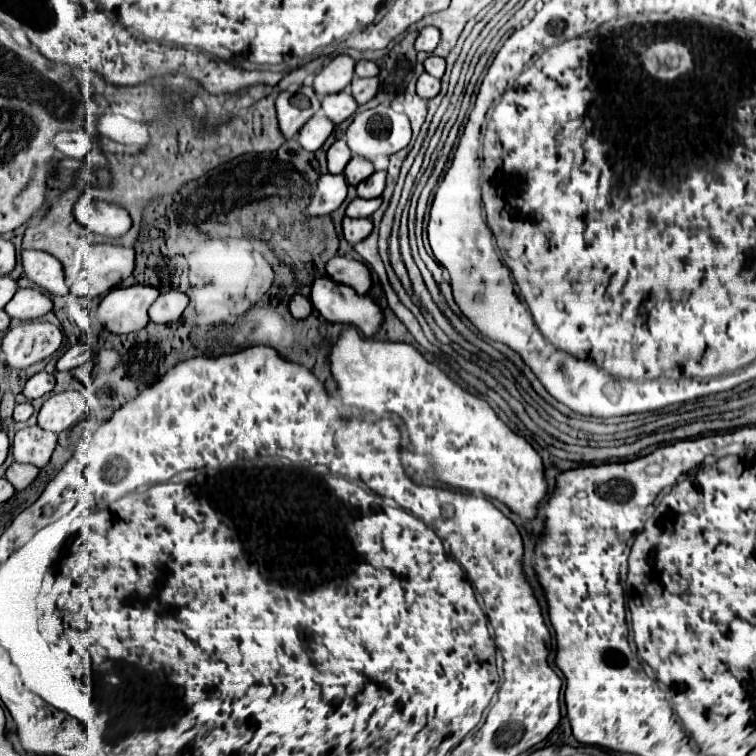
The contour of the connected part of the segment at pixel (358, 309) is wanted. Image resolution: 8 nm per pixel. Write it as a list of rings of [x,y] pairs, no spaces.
[[[317,276],[311,286],[311,304],[329,322],[361,328],[365,336],[373,336],[383,322],[381,308],[369,294],[361,296],[345,284],[337,284],[327,276]]]

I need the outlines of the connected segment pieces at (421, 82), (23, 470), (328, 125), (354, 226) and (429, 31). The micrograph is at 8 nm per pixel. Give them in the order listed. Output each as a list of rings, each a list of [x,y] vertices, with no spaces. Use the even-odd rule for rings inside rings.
[[[421,74],[419,80],[417,80],[417,94],[425,100],[431,100],[433,96],[437,96],[439,84],[441,84],[441,80],[433,80],[433,76]]]
[[[13,462],[7,472],[5,472],[5,478],[15,486],[15,490],[23,490],[27,488],[39,474],[39,468],[33,466],[33,464],[19,464],[19,462]]]
[[[317,112],[305,124],[305,128],[301,128],[297,140],[299,140],[303,150],[317,152],[323,146],[323,142],[331,136],[331,132],[333,132],[333,122],[329,122],[329,118],[323,112]]]
[[[345,216],[343,218],[343,236],[345,236],[345,240],[349,242],[349,244],[357,244],[357,242],[361,242],[363,238],[367,238],[369,236],[369,232],[373,230],[373,222],[371,222],[371,218],[365,218],[365,220],[361,220],[361,218],[349,218],[349,216]]]
[[[423,28],[421,30],[421,34],[417,36],[417,40],[415,40],[415,50],[417,52],[433,52],[435,50],[435,46],[439,44],[439,32],[437,32],[437,28]]]

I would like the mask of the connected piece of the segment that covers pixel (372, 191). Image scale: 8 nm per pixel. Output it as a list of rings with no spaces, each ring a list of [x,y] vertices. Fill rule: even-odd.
[[[373,172],[373,176],[357,184],[357,196],[359,198],[379,198],[385,188],[385,176],[387,172]]]

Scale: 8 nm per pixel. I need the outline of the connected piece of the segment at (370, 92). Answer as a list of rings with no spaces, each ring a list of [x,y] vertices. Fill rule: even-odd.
[[[355,78],[349,86],[349,92],[357,104],[365,104],[377,92],[377,78]]]

